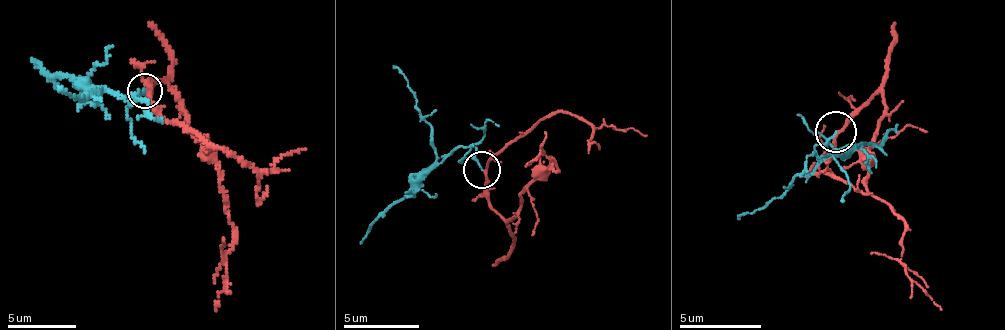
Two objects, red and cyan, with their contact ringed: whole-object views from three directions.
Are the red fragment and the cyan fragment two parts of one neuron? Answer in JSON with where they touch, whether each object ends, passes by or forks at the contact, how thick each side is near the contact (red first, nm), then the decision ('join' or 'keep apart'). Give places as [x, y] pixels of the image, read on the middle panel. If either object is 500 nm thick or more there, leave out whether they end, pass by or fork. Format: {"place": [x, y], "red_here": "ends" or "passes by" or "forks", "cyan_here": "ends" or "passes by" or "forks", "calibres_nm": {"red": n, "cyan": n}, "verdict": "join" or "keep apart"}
{"place": [482, 170], "red_here": "passes by", "cyan_here": "passes by", "calibres_nm": {"red": 180, "cyan": 110}, "verdict": "join"}

